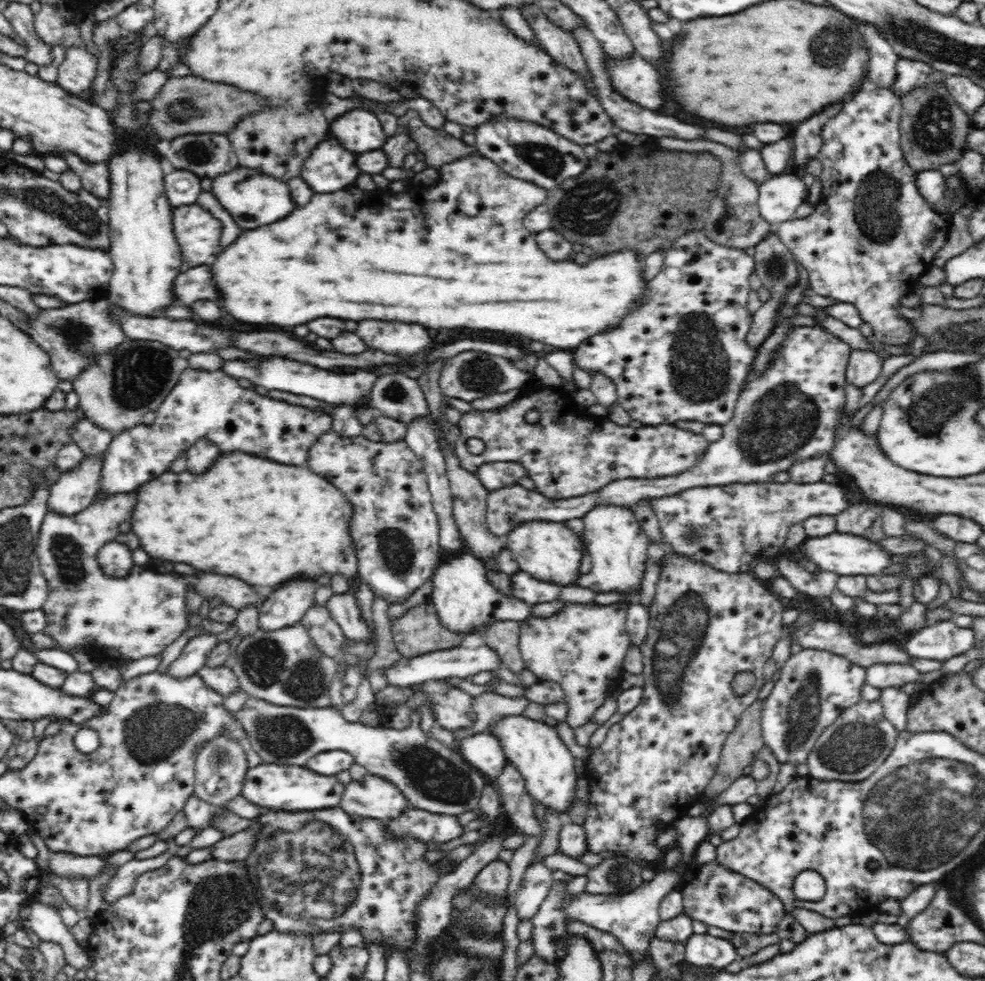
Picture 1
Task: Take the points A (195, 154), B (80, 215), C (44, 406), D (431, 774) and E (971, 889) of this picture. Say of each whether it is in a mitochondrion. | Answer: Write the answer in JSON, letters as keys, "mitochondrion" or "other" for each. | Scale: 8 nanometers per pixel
{"A":"mitochondrion","B":"mitochondrion","C":"other","D":"mitochondrion","E":"other"}

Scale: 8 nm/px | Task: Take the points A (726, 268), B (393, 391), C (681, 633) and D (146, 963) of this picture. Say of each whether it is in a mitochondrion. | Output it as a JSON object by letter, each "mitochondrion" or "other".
{"A":"other","B":"mitochondrion","C":"mitochondrion","D":"other"}

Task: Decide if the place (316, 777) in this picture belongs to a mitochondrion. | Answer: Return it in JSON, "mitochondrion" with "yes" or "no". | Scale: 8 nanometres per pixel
{"mitochondrion":"no"}

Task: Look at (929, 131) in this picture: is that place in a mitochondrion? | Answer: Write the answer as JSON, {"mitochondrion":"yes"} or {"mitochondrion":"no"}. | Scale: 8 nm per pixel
{"mitochondrion":"yes"}

